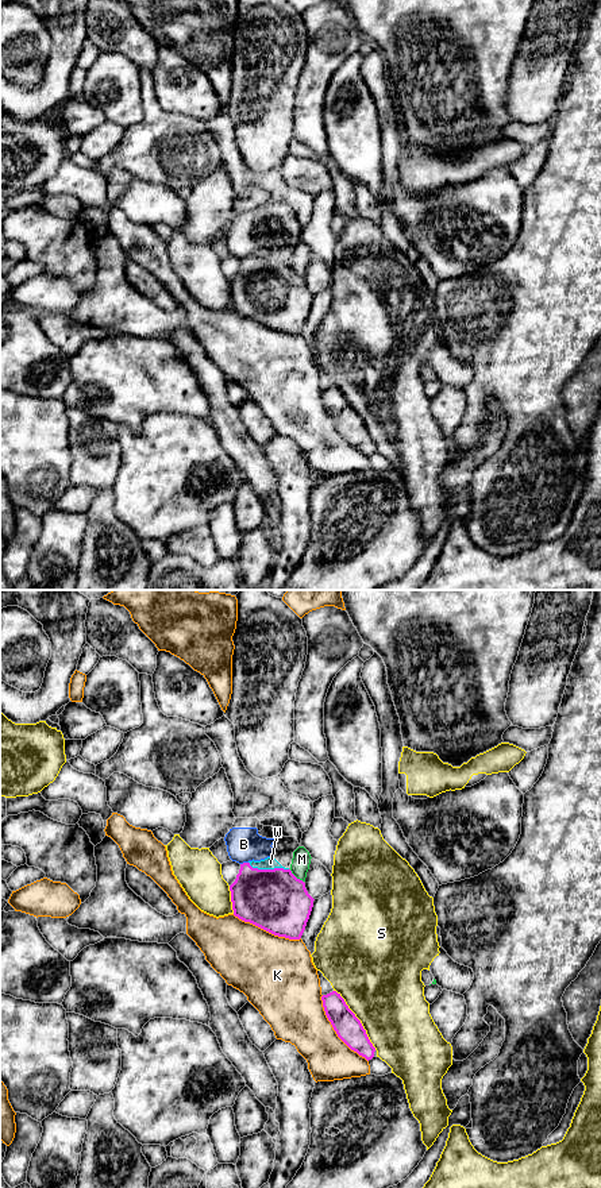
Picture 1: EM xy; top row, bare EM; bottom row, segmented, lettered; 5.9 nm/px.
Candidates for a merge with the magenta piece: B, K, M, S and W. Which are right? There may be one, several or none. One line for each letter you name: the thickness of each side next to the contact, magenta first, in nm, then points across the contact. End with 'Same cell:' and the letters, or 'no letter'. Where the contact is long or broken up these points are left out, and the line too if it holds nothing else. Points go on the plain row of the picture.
Same cell: no letter

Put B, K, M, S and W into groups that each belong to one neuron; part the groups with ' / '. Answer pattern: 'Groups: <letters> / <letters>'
Groups: B W / K / M / S

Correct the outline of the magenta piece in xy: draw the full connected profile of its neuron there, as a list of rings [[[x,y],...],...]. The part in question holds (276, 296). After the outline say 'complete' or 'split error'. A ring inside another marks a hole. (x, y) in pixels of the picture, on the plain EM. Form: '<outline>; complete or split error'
[[[243,258],[230,286],[239,315],[278,332],[301,333],[315,294],[290,265],[258,265]]]; complete

